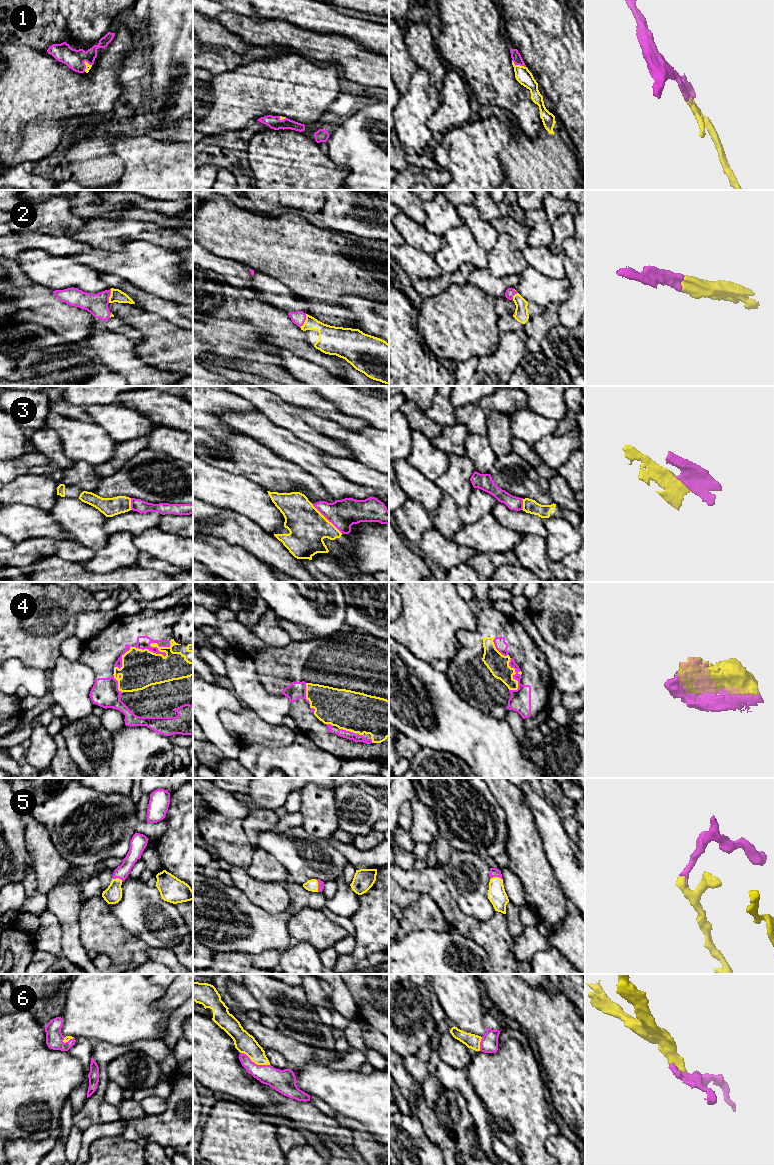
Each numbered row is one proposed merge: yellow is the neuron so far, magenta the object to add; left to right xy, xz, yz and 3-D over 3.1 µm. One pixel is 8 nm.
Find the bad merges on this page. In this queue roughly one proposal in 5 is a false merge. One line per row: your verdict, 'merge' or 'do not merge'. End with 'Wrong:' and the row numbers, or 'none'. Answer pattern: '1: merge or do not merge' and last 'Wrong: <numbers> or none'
1: merge
2: merge
3: do not merge
4: merge
5: merge
6: merge
Wrong: 3

